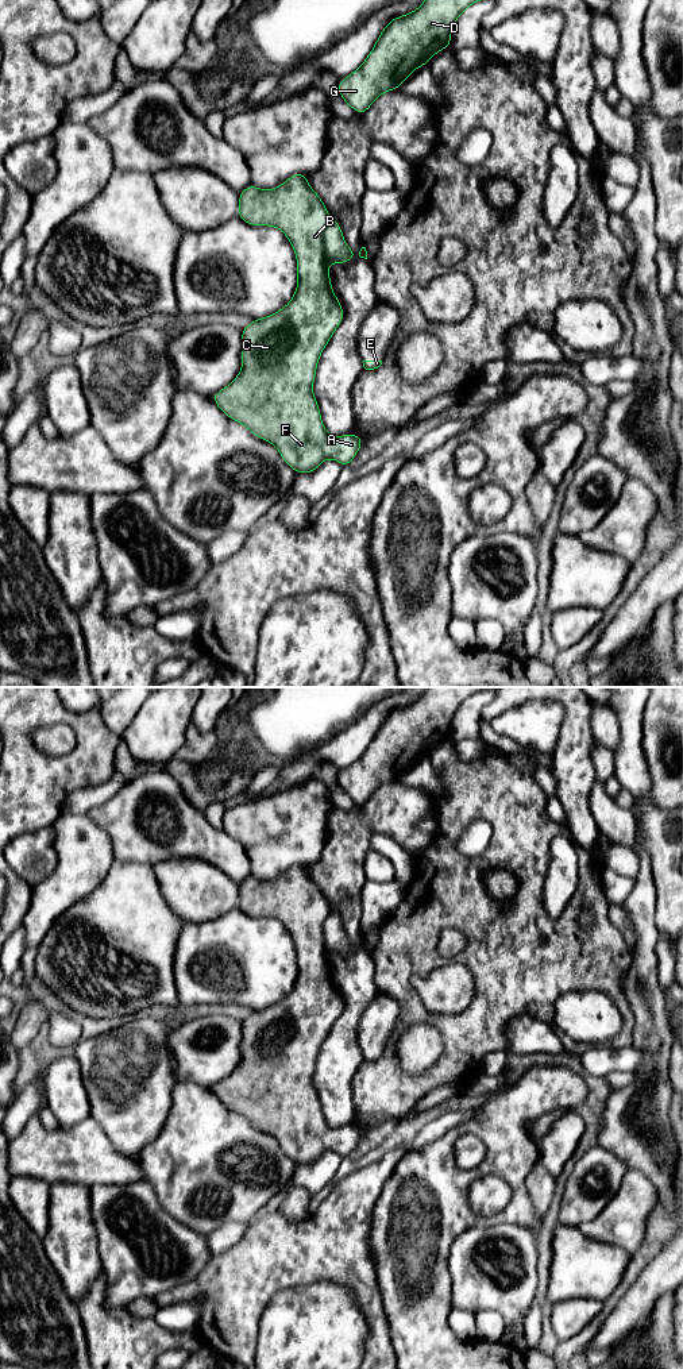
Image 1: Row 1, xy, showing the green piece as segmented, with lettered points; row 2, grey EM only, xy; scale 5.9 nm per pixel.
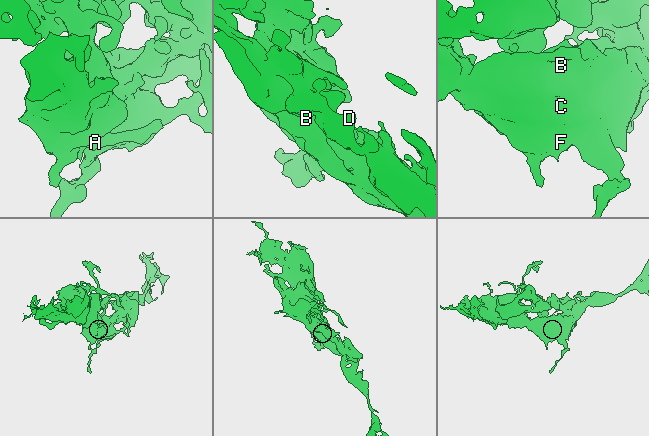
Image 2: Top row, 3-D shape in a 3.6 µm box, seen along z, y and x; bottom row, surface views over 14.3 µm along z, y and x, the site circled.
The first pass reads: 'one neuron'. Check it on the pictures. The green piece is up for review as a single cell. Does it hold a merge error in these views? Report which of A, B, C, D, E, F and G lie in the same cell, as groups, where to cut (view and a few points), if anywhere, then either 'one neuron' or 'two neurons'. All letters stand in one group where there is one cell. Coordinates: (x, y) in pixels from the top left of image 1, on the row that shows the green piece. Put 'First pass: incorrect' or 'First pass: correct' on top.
First pass: correct
groups A B C D E F G; cut none; one neuron

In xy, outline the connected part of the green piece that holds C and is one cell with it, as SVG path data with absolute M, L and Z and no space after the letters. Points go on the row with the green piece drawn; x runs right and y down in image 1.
M292 174L274 189L248 185L239 193L238 217L250 225L277 227L285 234L296 254L298 281L286 306L263 319L252 320L242 329L242 370L228 386L211 396L211 398L227 417L243 424L254 436L273 444L279 451L283 462L297 474L313 473L327 459L335 459L344 468L348 468L350 462L356 456L364 441L352 432L339 437L327 432L313 394L313 383L320 355L344 319L344 309L331 285L328 265L348 263L354 259L355 252L346 244L340 224L329 217L328 208L310 188L306 174Z

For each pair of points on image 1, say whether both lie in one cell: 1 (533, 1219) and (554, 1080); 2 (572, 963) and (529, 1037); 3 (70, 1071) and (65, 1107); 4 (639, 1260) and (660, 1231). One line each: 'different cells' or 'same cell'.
1: same cell
2: different cells
3: same cell
4: same cell

